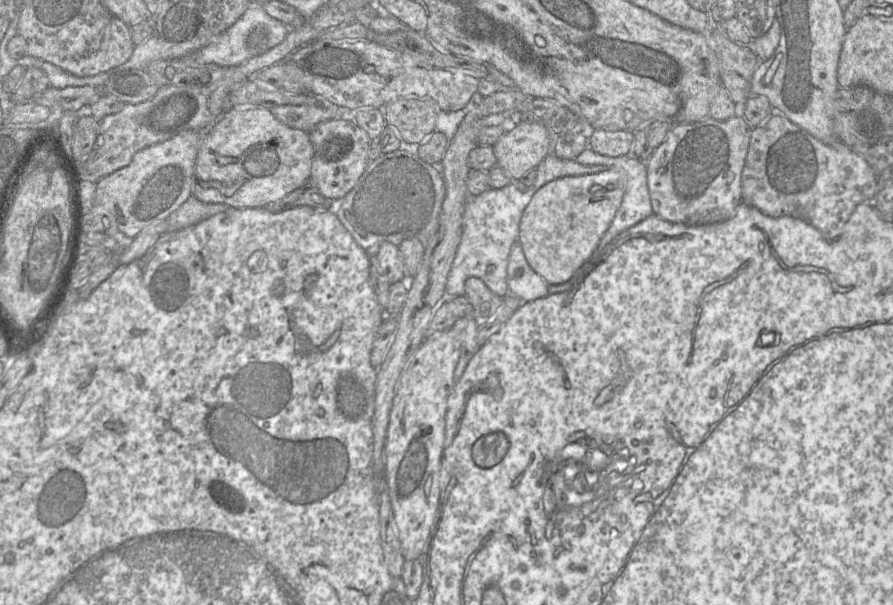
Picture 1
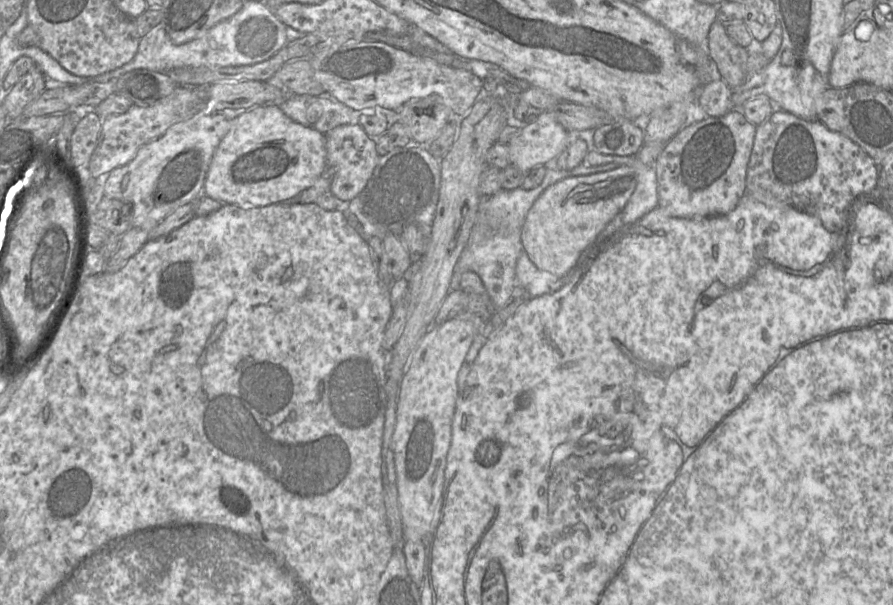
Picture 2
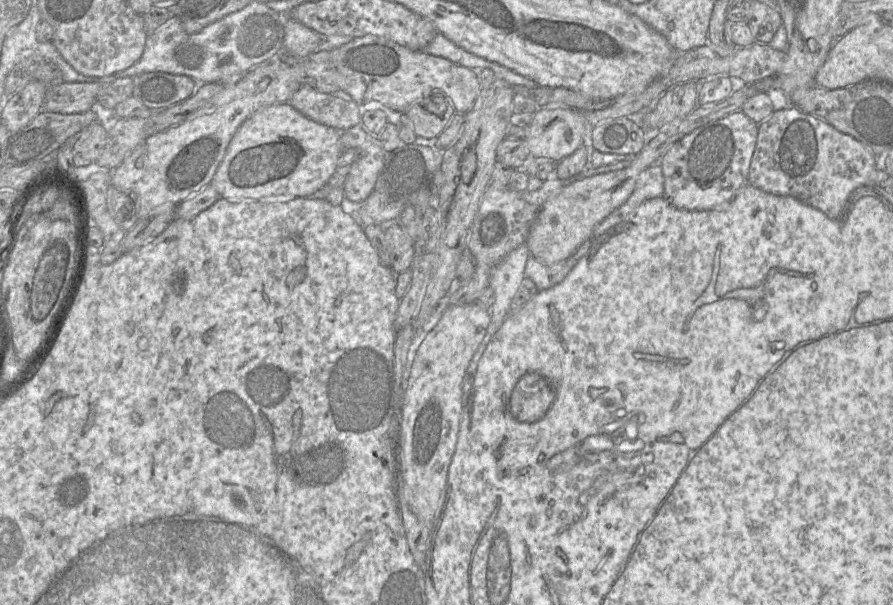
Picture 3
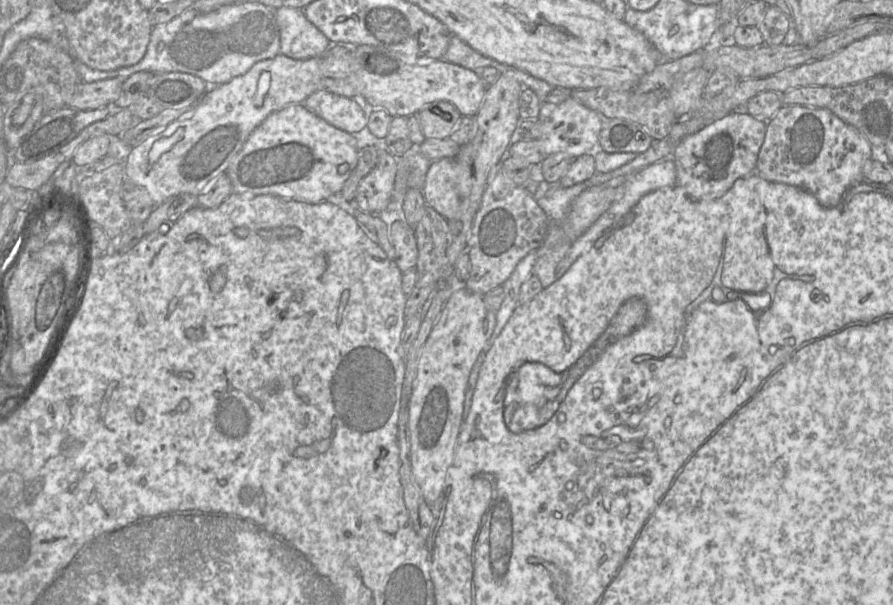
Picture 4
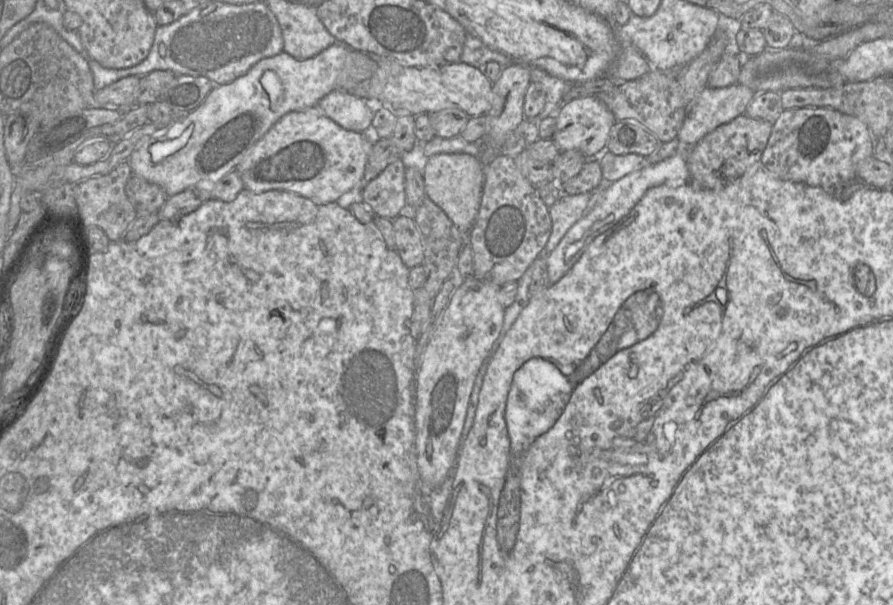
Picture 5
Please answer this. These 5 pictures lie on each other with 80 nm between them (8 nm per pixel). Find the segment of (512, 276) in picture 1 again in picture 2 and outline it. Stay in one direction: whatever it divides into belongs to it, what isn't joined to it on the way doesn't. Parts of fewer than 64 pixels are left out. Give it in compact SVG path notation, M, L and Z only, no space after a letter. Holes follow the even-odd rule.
M523 250L516 263L516 280L517 285L524 287L531 298L534 298L559 290L571 280L571 272L556 276L540 270Z

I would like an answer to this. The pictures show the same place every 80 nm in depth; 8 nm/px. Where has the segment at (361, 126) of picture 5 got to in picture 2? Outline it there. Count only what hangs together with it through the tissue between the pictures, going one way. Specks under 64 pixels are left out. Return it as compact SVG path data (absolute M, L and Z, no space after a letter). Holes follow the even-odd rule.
M289 94L279 107L293 121L322 134L339 125L356 123L355 111L329 96Z

